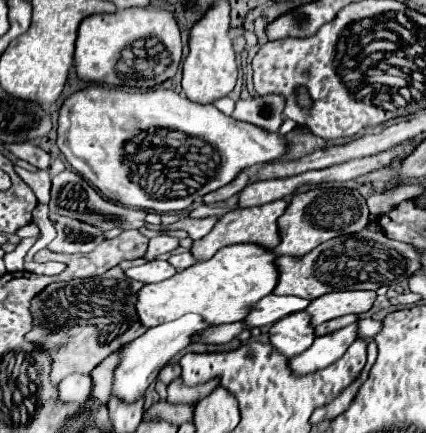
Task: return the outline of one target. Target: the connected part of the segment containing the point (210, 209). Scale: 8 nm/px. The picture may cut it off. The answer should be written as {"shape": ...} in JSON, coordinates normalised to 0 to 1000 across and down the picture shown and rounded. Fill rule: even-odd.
{"shape":[[[472,469],[462,478],[458,478],[455,485],[451,485],[444,497],[451,503],[474,503],[474,501],[495,499],[495,497],[509,497],[519,501],[523,494],[559,480],[561,478],[556,473],[552,473],[545,483],[535,483],[528,478],[521,480],[519,473],[502,476],[502,473],[484,473]]]}

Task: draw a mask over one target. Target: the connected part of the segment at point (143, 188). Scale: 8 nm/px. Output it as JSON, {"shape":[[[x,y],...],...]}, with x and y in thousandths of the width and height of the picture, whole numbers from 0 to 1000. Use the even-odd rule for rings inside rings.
{"shape":[[[214,194],[157,226],[138,254],[134,337],[218,434],[251,462],[345,490],[434,490],[453,467],[599,379],[660,365],[678,328],[660,305],[631,305],[514,259],[500,240],[462,240],[378,199],[345,212]]]}

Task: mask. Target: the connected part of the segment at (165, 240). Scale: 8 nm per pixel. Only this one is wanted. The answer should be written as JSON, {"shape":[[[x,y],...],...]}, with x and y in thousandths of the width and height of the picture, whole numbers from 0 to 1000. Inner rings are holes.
{"shape":[[[369,545],[369,550],[359,550],[350,559],[350,577],[345,577],[340,596],[364,600],[364,591],[387,587],[387,582],[406,582],[411,573],[420,573],[420,550],[406,550],[406,545]]]}

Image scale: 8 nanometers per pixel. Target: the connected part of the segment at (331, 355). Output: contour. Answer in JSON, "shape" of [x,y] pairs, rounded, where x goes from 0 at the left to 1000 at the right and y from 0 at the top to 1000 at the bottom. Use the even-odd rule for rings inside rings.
{"shape":[[[819,748],[791,767],[739,781],[725,808],[678,831],[678,845],[692,864],[725,864],[768,850],[772,841],[796,831],[833,785],[838,785],[838,748]]]}

